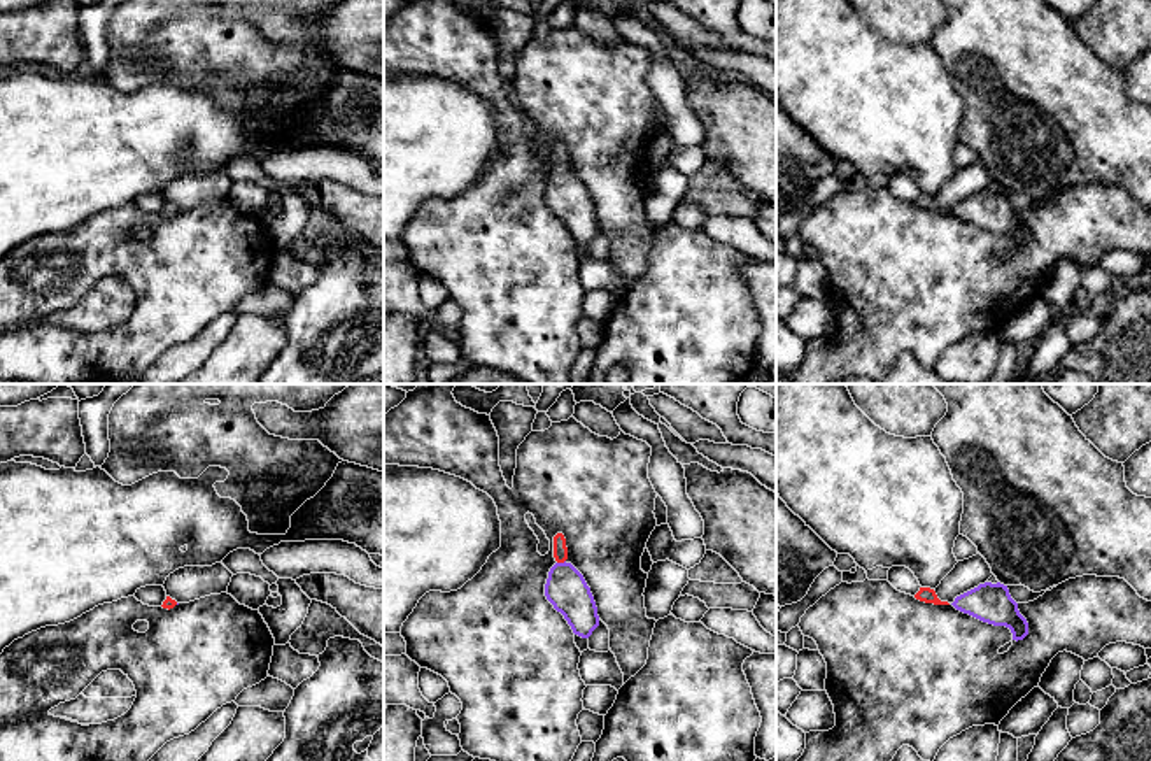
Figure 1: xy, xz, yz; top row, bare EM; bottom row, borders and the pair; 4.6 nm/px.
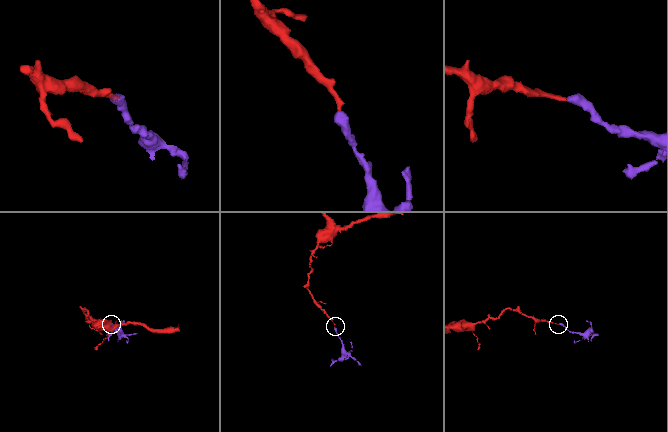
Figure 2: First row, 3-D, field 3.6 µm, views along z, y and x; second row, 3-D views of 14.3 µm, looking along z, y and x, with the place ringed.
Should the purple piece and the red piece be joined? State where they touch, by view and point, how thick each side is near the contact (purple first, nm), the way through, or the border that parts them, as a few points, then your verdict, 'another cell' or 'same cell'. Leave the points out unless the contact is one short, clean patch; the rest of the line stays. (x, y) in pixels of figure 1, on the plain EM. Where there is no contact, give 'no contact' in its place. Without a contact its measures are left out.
meets purple in xz at (561, 170); 190 nm thick on the purple side, 60 nm on the other; runs through xz (566, 197), (561, 170), (559, 149); same cell

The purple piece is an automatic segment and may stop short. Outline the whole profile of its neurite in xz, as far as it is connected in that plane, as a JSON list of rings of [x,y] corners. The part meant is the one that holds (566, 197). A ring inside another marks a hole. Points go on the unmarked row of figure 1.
[[[562,140],[554,144],[555,172],[548,179],[545,203],[564,223],[573,240],[589,245],[599,233],[597,214],[583,182],[568,170],[568,154]]]

